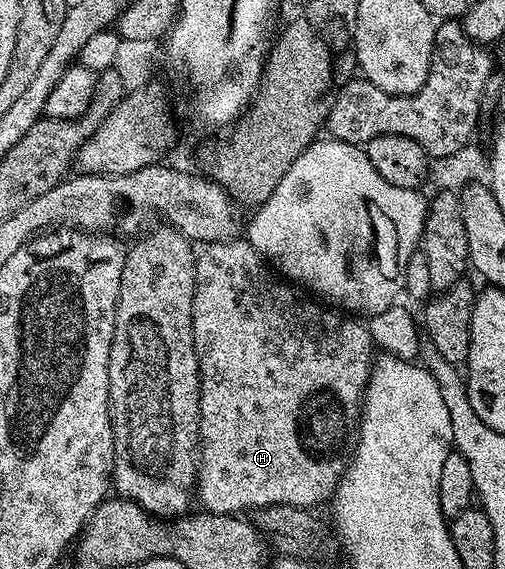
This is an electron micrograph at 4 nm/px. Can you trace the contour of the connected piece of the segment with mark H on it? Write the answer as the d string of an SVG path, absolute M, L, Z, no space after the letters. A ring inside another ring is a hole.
M237 238L231 239L229 243L212 243L203 251L206 252L203 255L201 252L197 256L194 265L195 289L194 308L192 309L194 348L198 354L198 374L202 377L200 413L198 414L200 458L196 480L197 502L199 504L202 502L206 506L203 508L211 515L246 513L242 511L248 510L247 512L249 512L251 509L268 505L317 508L317 503L325 504L333 496L334 490L338 488L338 480L342 478L348 466L348 456L352 451L352 440L356 435L362 409L362 397L366 394L370 370L374 368L375 341L370 336L365 322L354 317L343 317L337 310L326 305L319 305L313 298L307 297L305 294L297 295L293 291L295 288L289 282L279 278L248 241Z

